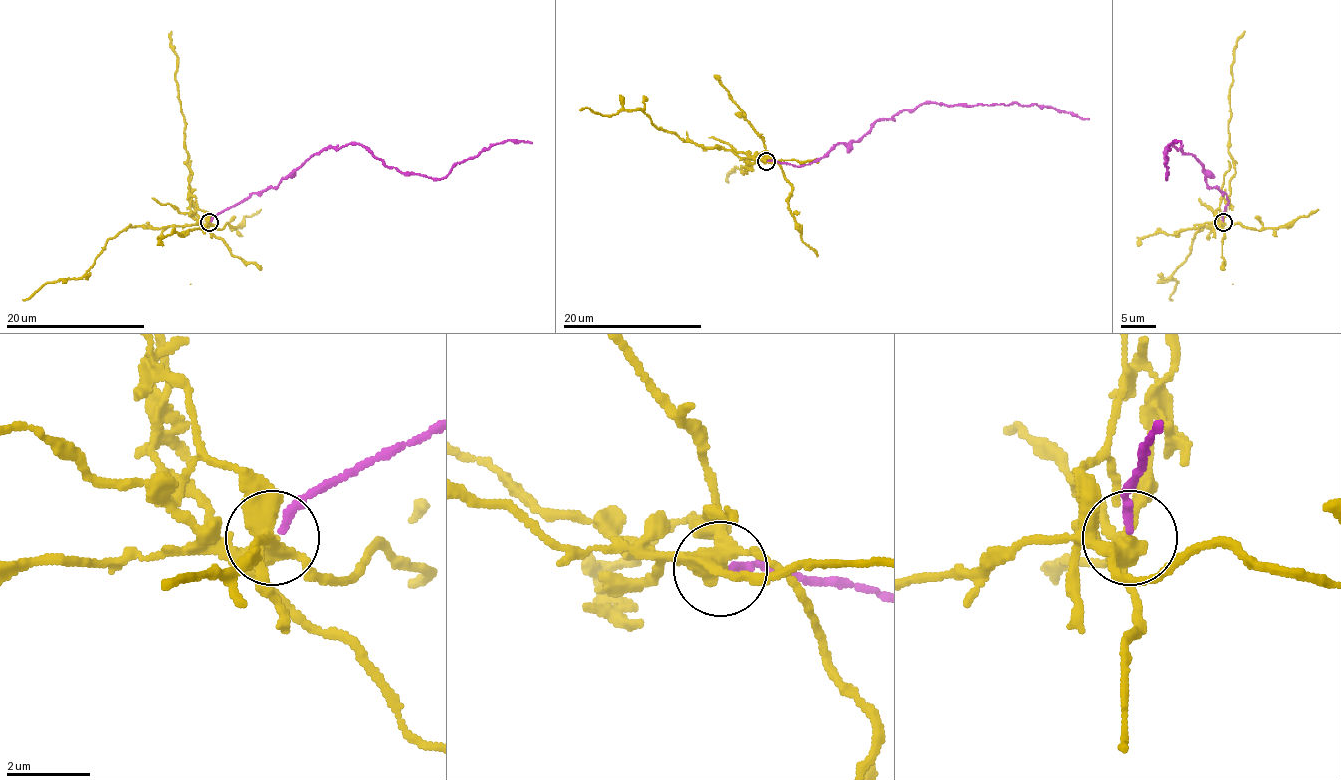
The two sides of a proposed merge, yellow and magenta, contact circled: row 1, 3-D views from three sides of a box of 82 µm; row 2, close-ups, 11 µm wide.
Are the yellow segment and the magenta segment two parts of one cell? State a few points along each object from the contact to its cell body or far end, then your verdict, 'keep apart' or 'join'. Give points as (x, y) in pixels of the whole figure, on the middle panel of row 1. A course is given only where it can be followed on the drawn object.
yellow runs (767, 160), (683, 141), (659, 129), (640, 110), (619, 110), (610, 115), (579, 110); magenta runs (767, 160), (817, 162), (836, 145), (857, 141), (878, 120), (925, 103), (1015, 103), (1088, 119); keep apart

